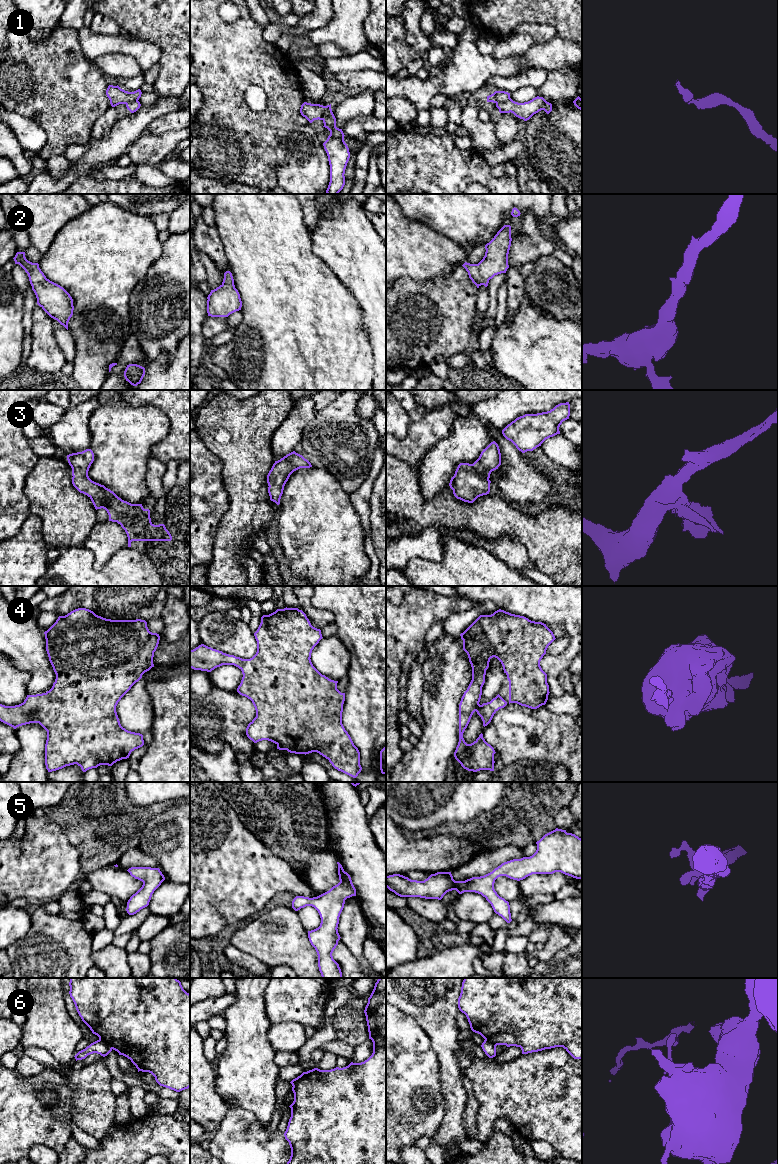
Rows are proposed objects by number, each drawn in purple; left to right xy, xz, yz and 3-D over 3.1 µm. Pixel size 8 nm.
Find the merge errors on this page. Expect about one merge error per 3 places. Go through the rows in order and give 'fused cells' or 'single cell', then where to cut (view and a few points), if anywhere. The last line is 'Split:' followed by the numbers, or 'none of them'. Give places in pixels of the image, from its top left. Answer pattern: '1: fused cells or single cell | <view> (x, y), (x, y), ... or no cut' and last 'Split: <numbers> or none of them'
1: fused cells | yz (510, 98), (496, 103)
2: single cell | no cut
3: single cell | no cut
4: single cell | no cut
5: single cell | no cut
6: fused cells | xy (99, 1038), (112, 1048)
Split: 1, 6

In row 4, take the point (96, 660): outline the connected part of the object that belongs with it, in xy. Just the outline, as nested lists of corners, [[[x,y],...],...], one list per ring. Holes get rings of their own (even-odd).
[[[78,608],[65,616],[59,616],[44,634],[46,651],[56,674],[52,688],[46,693],[27,695],[19,705],[0,704],[0,721],[14,729],[39,723],[47,731],[45,765],[48,772],[74,764],[86,772],[100,765],[112,766],[117,761],[129,758],[132,751],[144,745],[143,735],[121,726],[116,706],[142,675],[154,667],[153,657],[159,644],[159,634],[150,632],[145,620],[106,619],[86,608]]]

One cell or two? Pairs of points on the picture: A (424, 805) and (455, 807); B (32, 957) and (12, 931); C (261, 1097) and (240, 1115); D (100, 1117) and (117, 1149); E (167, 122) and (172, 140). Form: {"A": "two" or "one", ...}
{"A": "one", "B": "two", "C": "two", "D": "two", "E": "two"}

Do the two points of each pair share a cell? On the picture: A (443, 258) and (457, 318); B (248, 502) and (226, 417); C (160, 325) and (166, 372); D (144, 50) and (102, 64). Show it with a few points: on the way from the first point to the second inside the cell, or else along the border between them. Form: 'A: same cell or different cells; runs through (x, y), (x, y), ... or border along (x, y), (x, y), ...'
A: different cells; border along (461, 264), (455, 264), (447, 276), (424, 280)
B: same cell; runs through (245, 481), (245, 449), (241, 438)
C: different cells; border along (179, 342), (169, 358), (160, 355), (149, 363)
D: different cells; border along (106, 53), (129, 54), (142, 71)

